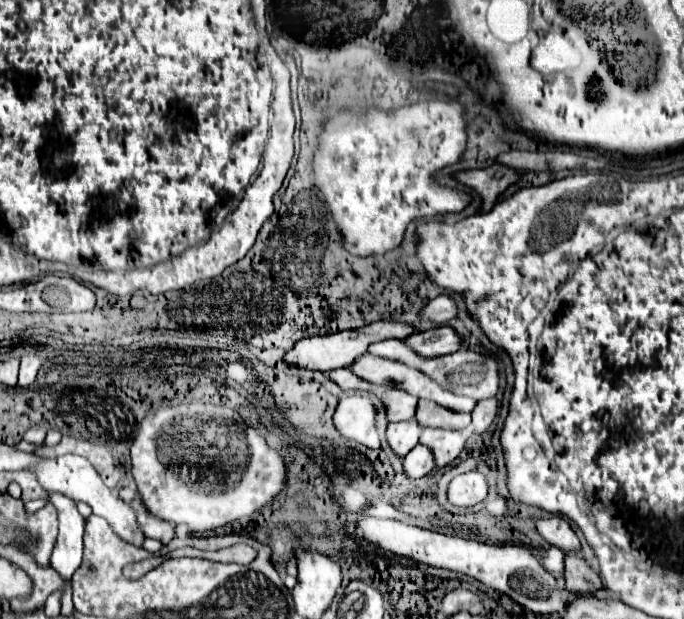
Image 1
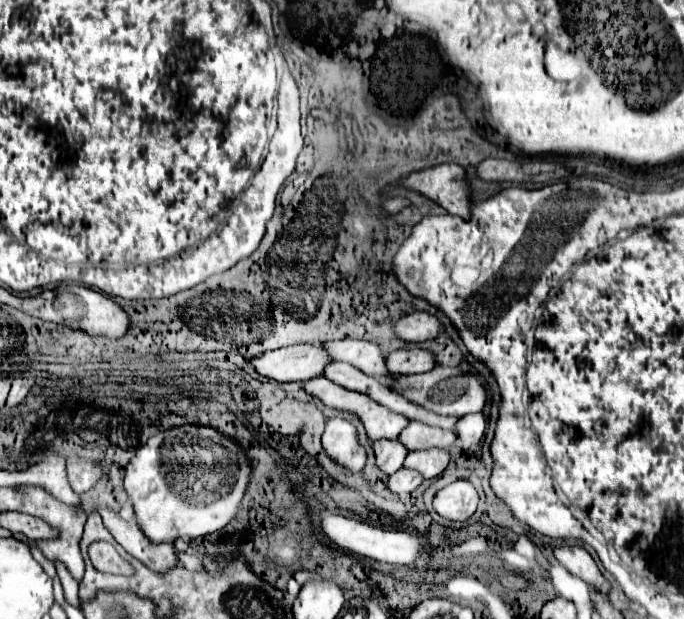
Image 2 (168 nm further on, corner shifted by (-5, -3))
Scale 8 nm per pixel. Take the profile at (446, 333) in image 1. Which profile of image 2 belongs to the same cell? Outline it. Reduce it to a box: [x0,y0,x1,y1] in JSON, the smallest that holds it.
[386,349,434,375]

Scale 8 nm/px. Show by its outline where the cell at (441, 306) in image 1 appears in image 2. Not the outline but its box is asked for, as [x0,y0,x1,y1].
[394,311,440,343]

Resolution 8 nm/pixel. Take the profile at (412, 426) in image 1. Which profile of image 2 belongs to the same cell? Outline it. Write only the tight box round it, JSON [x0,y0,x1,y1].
[372,439,408,475]

